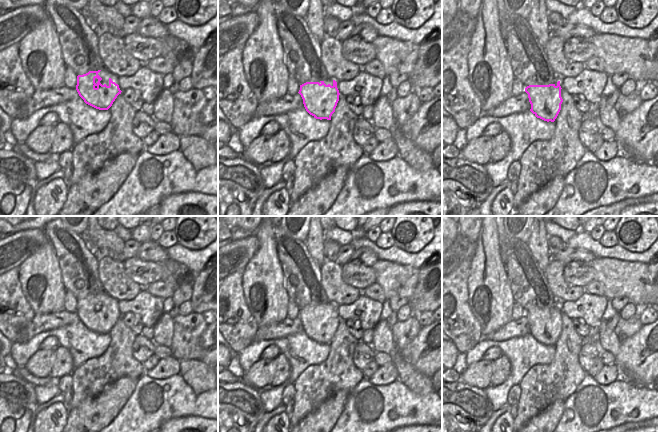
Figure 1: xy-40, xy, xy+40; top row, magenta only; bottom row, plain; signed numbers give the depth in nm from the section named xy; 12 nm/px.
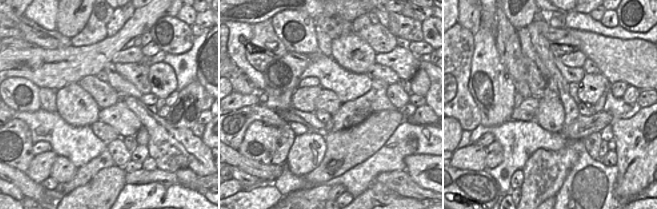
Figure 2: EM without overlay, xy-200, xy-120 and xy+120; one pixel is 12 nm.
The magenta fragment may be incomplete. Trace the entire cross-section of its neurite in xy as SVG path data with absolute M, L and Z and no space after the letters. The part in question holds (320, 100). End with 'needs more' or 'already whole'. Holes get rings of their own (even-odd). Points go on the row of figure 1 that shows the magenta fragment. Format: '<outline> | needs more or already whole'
M335 80L332 86L326 85L324 81L306 82L300 85L298 93L303 99L304 106L294 111L307 111L312 118L322 121L331 120L340 95Z | needs more

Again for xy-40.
M89 71L86 74L78 75L76 90L79 96L55 105L51 111L64 109L66 114L81 111L88 118L108 123L111 117L109 108L122 91L111 78L109 78L108 86L102 85L100 83L102 78L98 75L100 71Z | needs more

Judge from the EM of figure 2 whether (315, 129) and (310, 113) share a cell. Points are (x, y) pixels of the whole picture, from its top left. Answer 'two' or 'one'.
two

